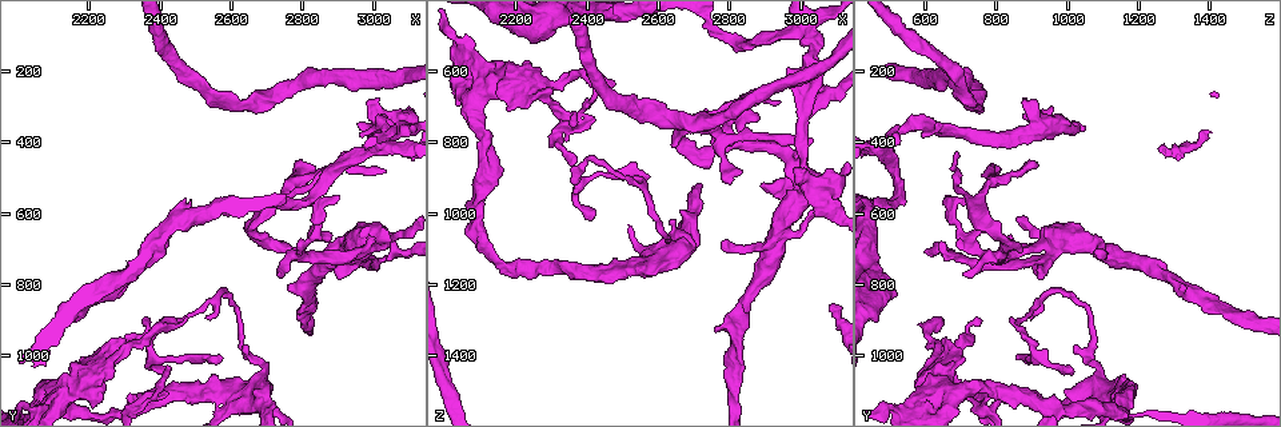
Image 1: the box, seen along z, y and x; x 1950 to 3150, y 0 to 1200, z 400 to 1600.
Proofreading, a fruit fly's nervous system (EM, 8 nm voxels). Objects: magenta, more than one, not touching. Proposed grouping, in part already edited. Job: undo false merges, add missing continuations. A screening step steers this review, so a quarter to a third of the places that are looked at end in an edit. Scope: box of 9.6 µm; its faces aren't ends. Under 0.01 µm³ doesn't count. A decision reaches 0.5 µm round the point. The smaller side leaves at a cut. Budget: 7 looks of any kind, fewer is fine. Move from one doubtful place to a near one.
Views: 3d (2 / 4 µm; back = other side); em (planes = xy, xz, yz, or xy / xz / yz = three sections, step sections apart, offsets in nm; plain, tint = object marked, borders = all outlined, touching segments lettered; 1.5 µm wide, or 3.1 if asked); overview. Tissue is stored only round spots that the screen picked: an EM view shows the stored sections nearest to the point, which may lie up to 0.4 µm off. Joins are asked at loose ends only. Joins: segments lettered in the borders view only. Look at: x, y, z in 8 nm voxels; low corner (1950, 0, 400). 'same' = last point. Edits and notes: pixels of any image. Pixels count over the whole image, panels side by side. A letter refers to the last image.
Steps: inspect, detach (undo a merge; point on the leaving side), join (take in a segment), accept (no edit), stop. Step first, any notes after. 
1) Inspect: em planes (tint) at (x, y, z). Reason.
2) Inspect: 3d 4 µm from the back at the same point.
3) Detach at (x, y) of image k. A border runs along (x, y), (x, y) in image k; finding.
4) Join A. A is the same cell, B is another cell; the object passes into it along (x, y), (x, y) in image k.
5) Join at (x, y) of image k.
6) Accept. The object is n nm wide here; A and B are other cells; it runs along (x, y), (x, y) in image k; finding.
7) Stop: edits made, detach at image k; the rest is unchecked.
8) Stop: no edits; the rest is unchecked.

Inspect: 3d 2 µm at (2950, 760, 910). Three arms meet.

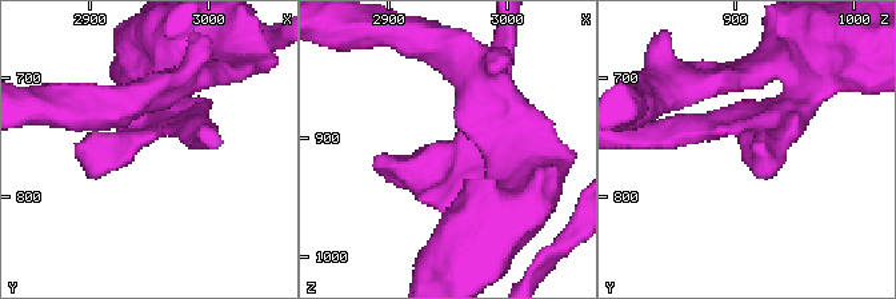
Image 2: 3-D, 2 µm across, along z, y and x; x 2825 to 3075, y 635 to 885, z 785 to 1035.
Inspect: em yz step 8 (tint) at (2950, 754, 906). 3 arms meet here.

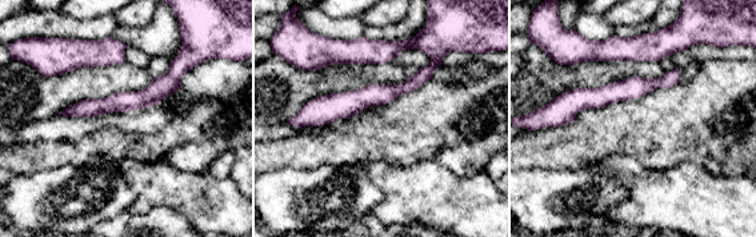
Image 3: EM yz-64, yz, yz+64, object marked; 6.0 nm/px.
Inspect: em planes (borders) at the same point. Another direction.

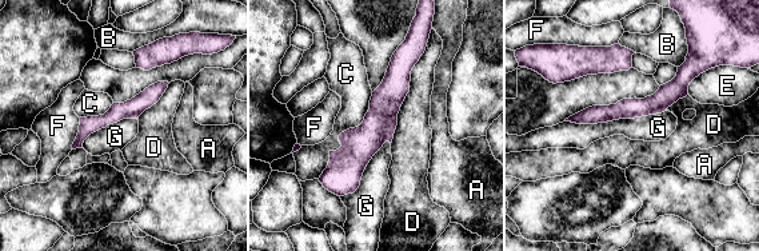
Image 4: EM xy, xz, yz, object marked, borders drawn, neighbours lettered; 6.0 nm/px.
Accept. The longest contact is with G, 600 nm; A, B, C, D, E, F and G are other cells; it runs along (399, 59), (340, 192) in image 4; one neuron here.

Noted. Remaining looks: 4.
Inspect: 3d 2 µm at (2780, 690, 690). Free end.

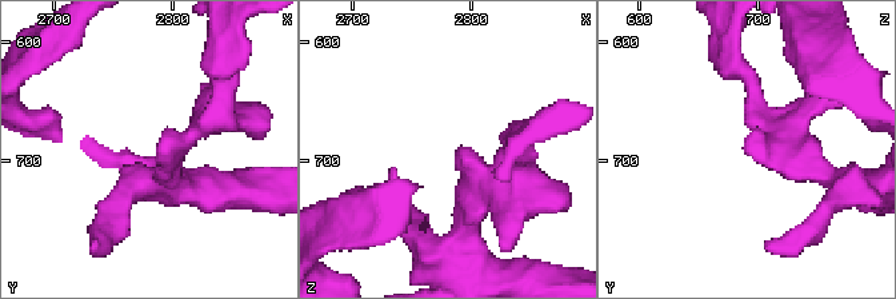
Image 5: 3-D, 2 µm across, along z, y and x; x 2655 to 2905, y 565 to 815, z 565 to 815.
Inspect: em xy step 4 (borders) at (2788, 686, 692).

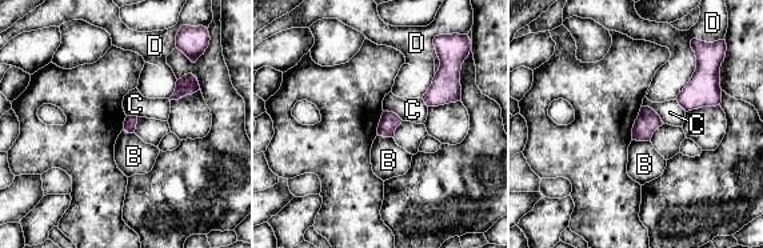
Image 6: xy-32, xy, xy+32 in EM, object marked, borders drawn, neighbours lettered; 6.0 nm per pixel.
Inspect: em planes (borders) at the same point.

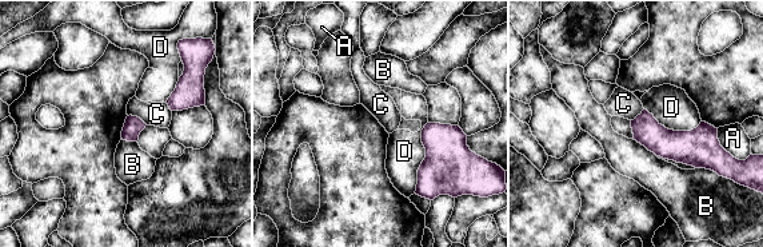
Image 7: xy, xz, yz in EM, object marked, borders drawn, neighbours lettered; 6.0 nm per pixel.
Accept. A, B, C and D are other cells; a border runs along (632, 139), (656, 156) in image 7; none of them fits.

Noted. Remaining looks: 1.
Inspect: em planes (borders) at (3080, 420, 1260). An open end.

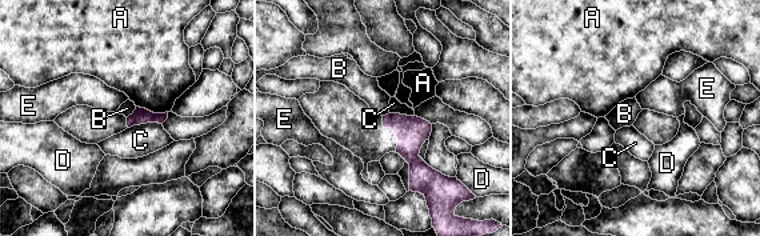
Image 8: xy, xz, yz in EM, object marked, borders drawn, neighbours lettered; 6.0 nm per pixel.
Accept. The object is 100 nm wide here; A, B, C, D and E are other cells; a border runs along (136, 107), (127, 118) in image 8; no lettered segment goes on from it.

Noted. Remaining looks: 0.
Stop: no edits; the rest is unchecked.

